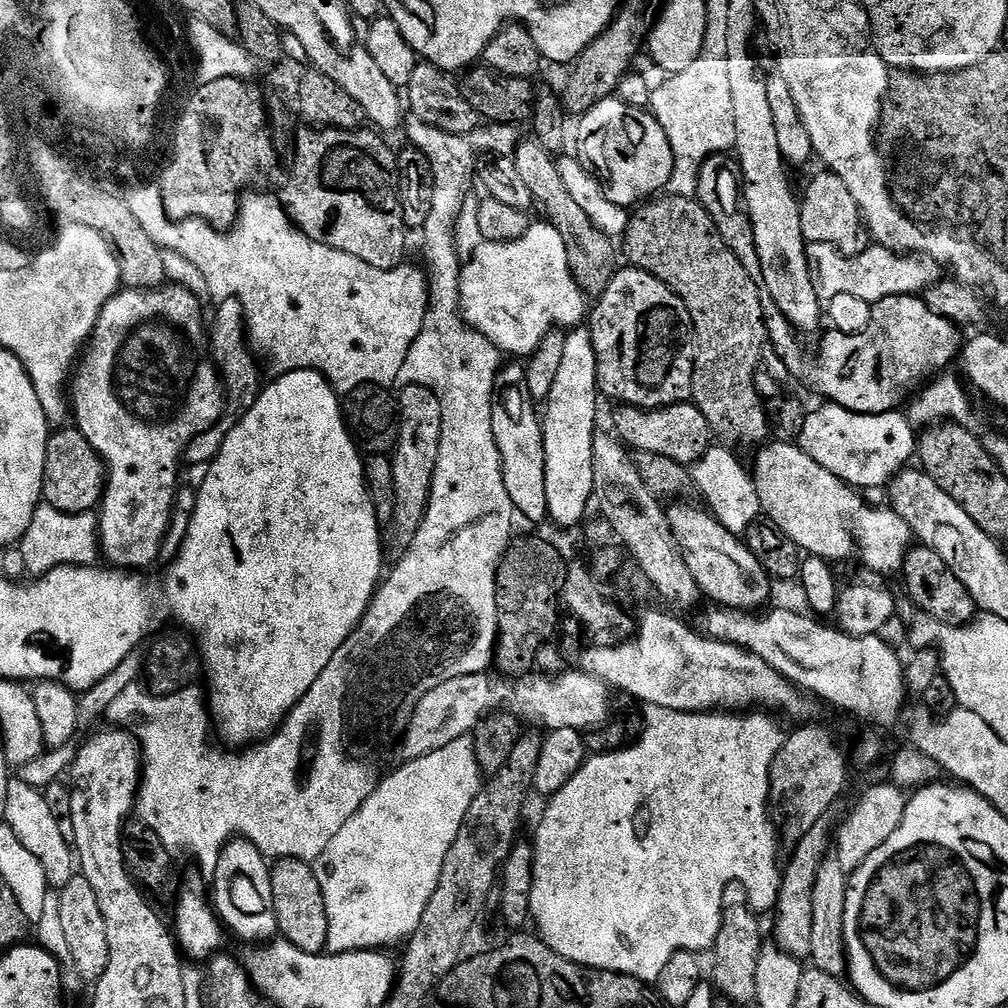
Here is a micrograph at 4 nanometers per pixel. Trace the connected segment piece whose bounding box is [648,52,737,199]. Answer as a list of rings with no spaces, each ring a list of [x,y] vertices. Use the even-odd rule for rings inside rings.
[[[704,52],[689,66],[671,73],[664,80],[653,87],[648,108],[671,148],[672,166],[666,190],[671,196],[691,199],[696,193],[700,165],[711,156],[731,151],[736,145],[737,130],[729,92],[721,69],[714,68]]]

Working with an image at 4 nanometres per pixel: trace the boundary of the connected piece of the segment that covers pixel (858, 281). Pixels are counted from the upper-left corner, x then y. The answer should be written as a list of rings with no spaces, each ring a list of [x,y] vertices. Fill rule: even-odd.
[[[813,244],[807,249],[806,259],[815,285],[816,294],[827,302],[834,294],[854,294],[873,305],[884,296],[923,293],[925,288],[941,279],[939,264],[915,254],[897,254],[879,246],[865,247],[857,256],[837,254],[829,244]]]

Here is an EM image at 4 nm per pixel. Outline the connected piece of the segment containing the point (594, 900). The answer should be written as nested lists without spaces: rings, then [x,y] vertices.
[[[648,706],[643,711],[644,733],[636,741],[633,739],[627,746],[617,748],[614,752],[589,755],[584,765],[570,778],[570,782],[566,782],[566,786],[562,786],[562,790],[558,790],[547,801],[548,817],[536,828],[532,889],[527,911],[540,931],[539,939],[562,958],[572,960],[588,970],[621,972],[645,982],[655,982],[661,974],[662,966],[675,952],[700,954],[703,948],[704,951],[711,949],[722,918],[720,895],[727,884],[741,884],[748,891],[746,904],[753,913],[771,913],[775,909],[780,893],[782,860],[776,857],[776,828],[768,817],[768,783],[770,766],[785,742],[786,732],[771,720],[771,715],[760,710],[752,710],[747,714],[729,714],[724,710],[675,712]]]

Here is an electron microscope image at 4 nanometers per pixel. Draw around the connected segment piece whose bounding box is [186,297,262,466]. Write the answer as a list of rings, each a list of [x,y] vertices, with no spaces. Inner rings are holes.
[[[225,297],[220,303],[222,304],[215,312],[210,328],[210,350],[213,356],[211,359],[218,365],[218,375],[226,393],[226,407],[222,412],[218,426],[208,428],[200,435],[193,437],[191,443],[187,445],[187,459],[189,457],[194,463],[201,464],[201,466],[207,465],[214,459],[225,436],[230,434],[230,430],[234,430],[234,426],[239,422],[241,416],[247,412],[248,405],[256,401],[256,397],[262,391],[260,368],[255,364],[257,361],[246,343],[246,330],[243,326],[243,312],[240,303],[232,297]]]

